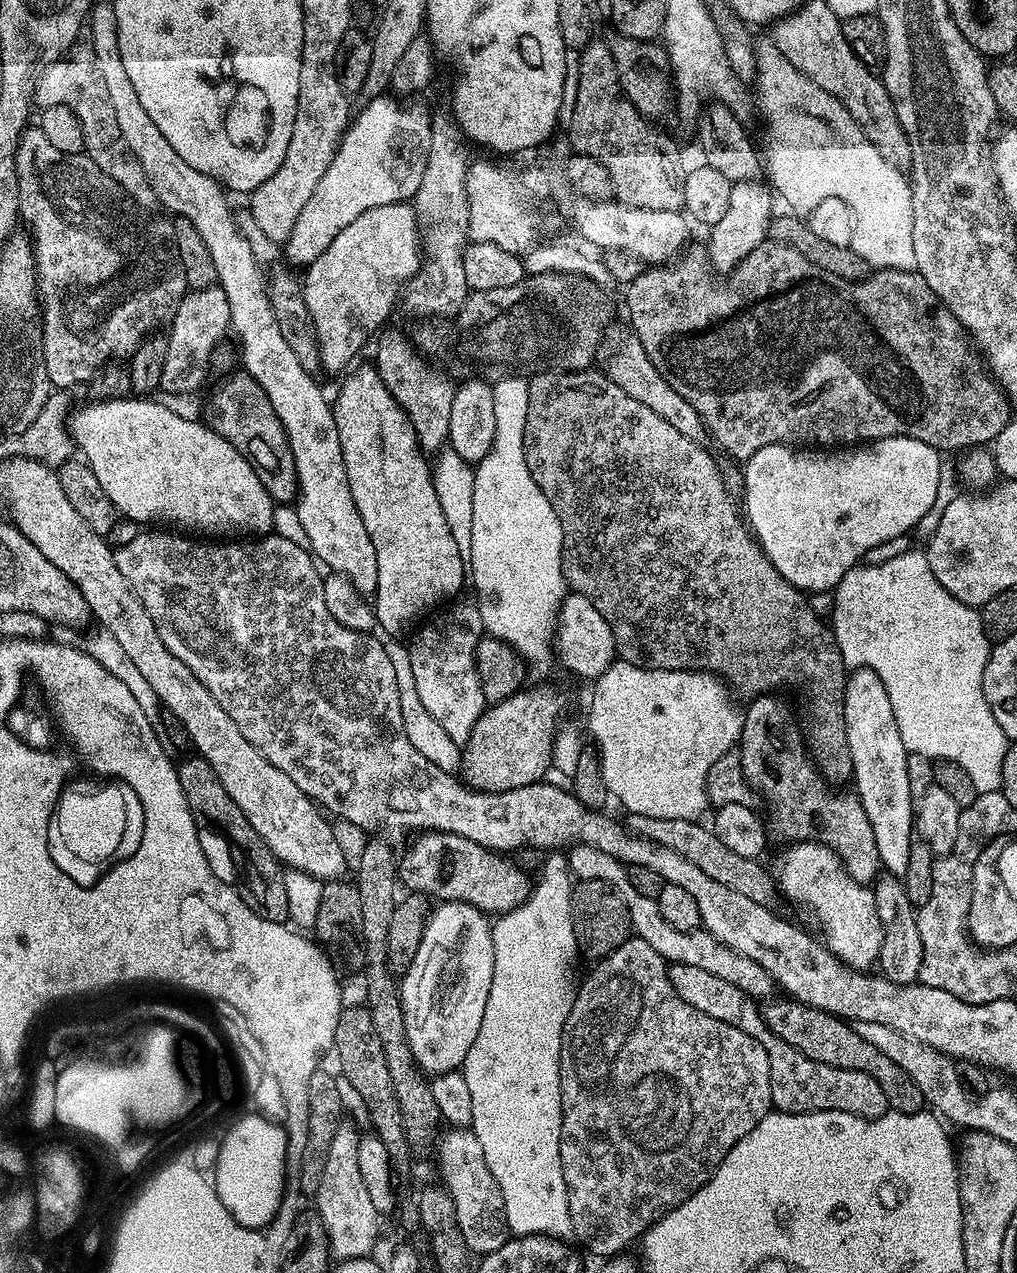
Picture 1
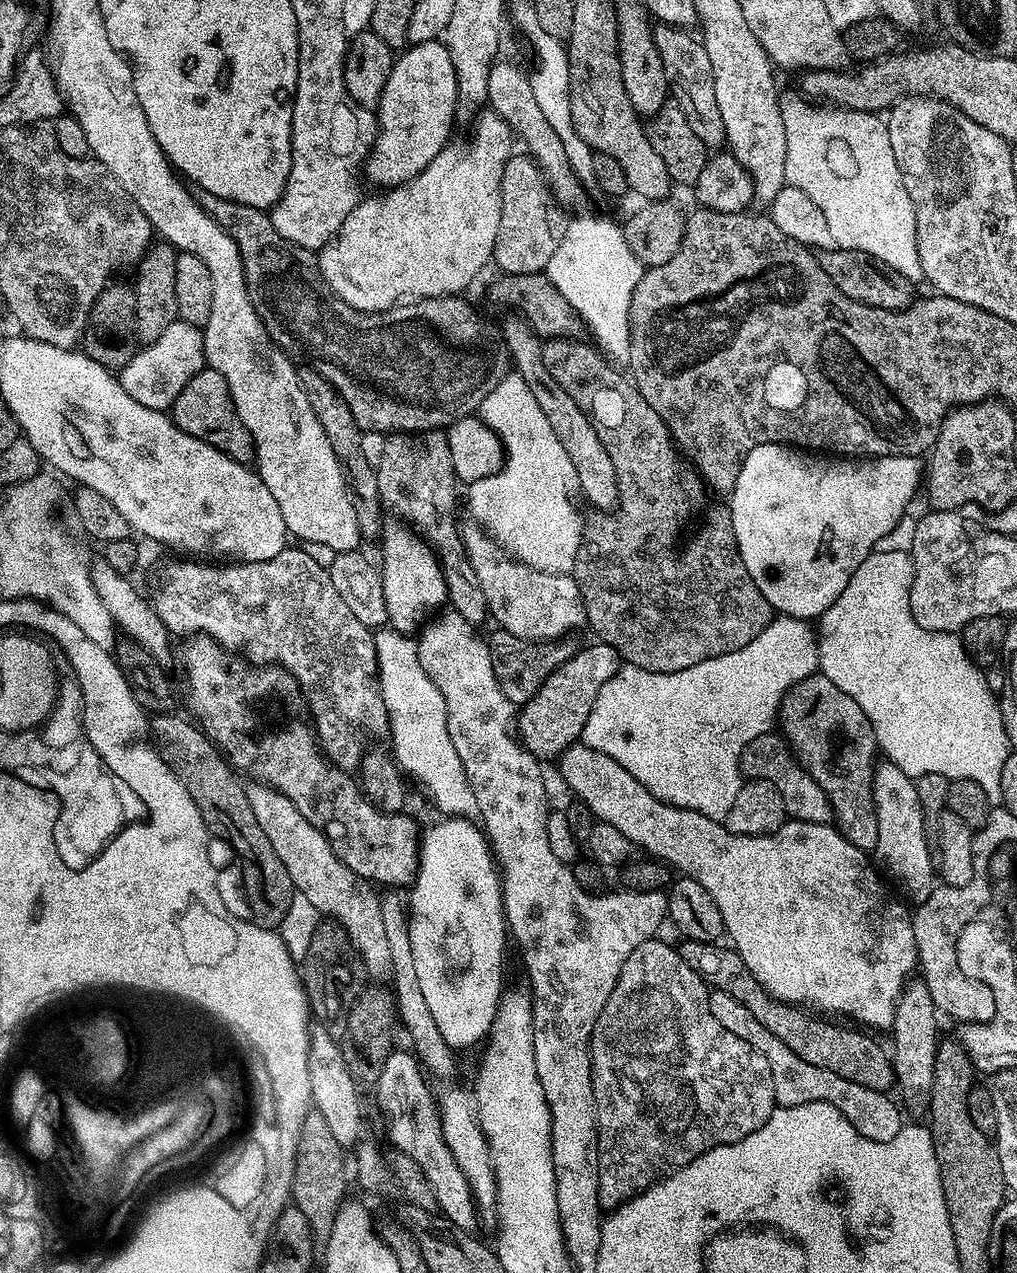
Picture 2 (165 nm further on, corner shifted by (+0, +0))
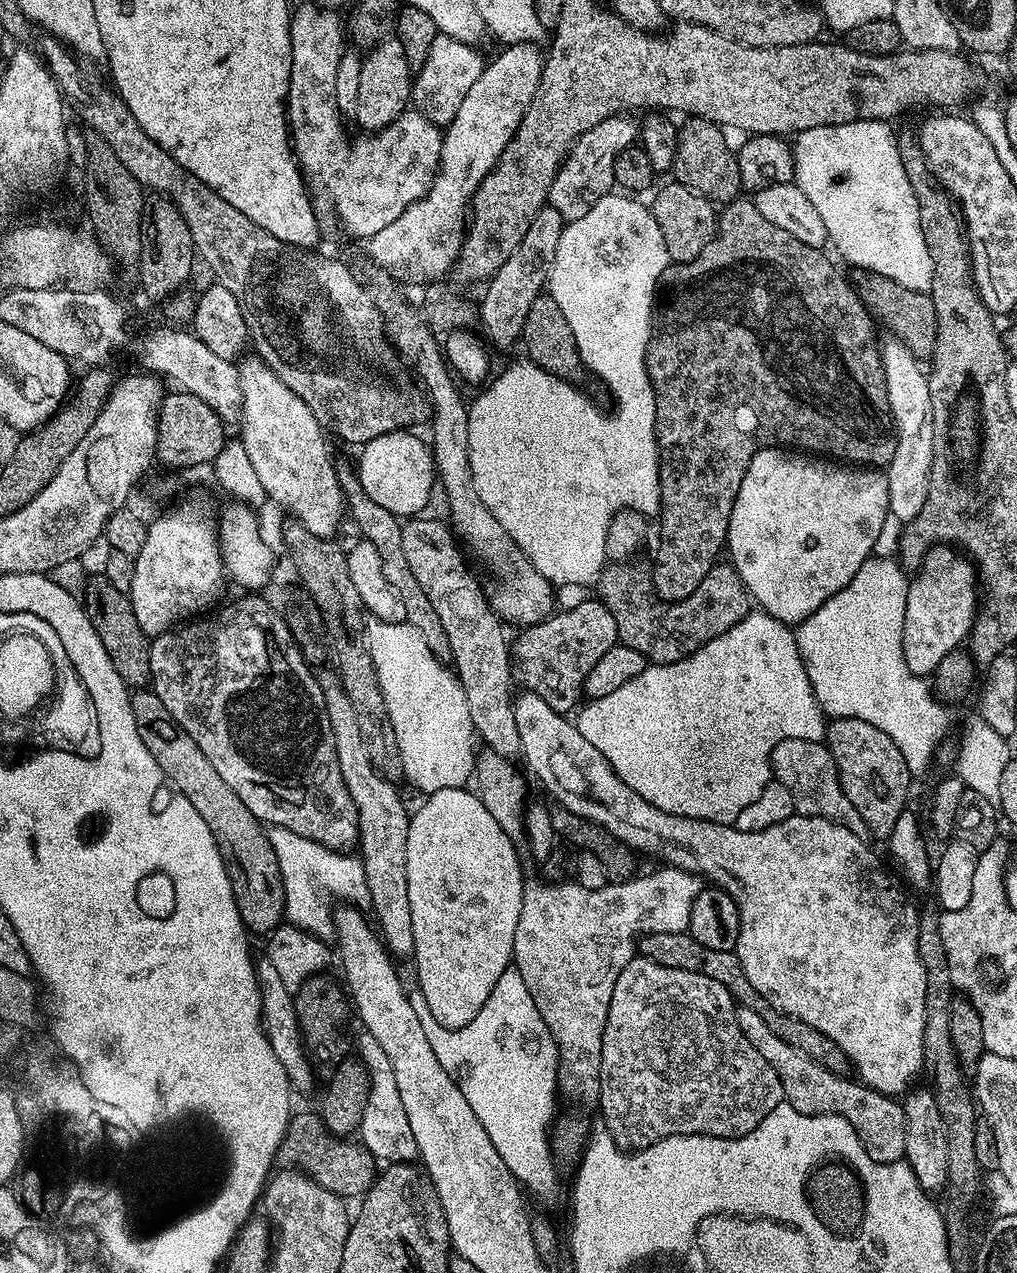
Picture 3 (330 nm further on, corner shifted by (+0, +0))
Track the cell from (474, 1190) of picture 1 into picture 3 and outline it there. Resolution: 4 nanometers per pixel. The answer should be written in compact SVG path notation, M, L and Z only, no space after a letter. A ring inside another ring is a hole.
M361 1031L359 1035L360 1041L356 1044L357 1050L360 1051L358 1060L367 1070L370 1081L370 1094L362 1110L358 1129L359 1143L363 1144L369 1154L380 1162L406 1164L415 1161L418 1153L414 1134L410 1130L410 1121L406 1119L406 1110L402 1110L402 1098L396 1089L390 1062L386 1060L386 1050L378 1046L378 1042L369 1032Z

